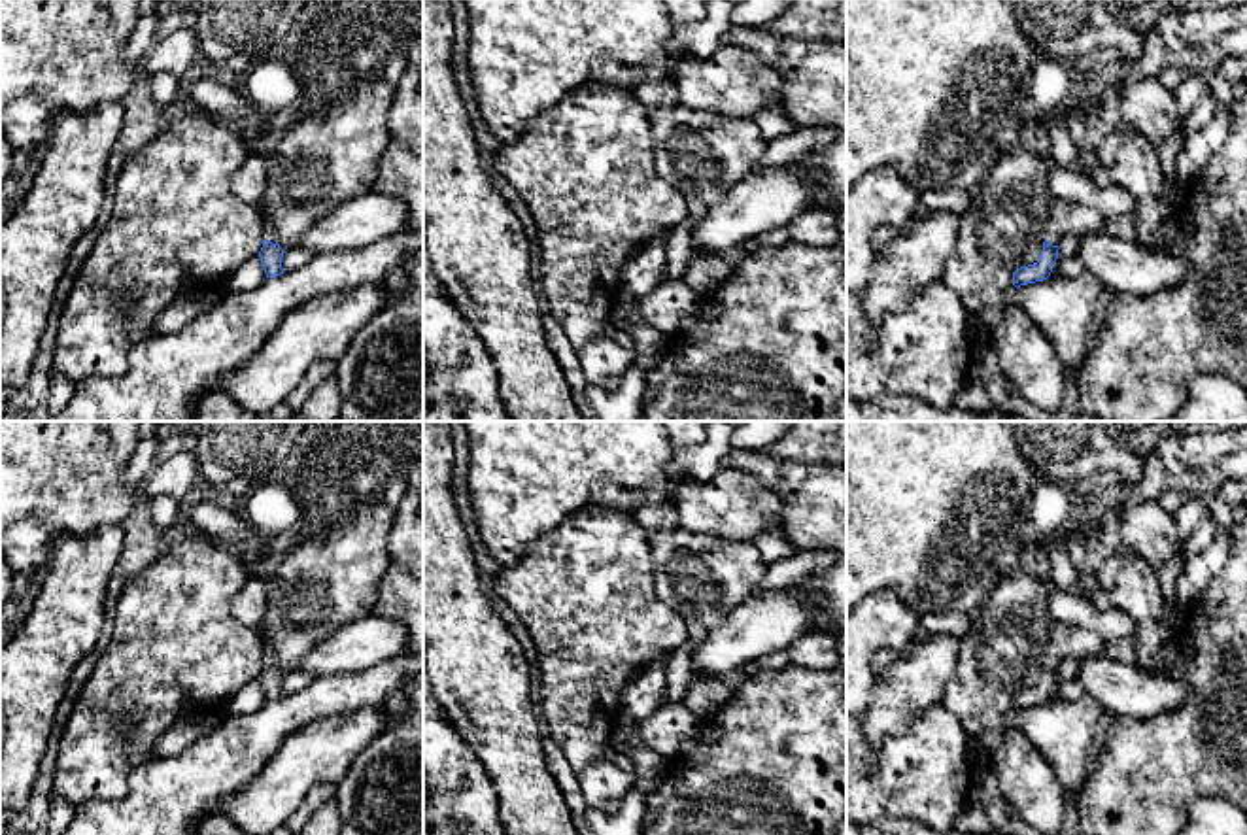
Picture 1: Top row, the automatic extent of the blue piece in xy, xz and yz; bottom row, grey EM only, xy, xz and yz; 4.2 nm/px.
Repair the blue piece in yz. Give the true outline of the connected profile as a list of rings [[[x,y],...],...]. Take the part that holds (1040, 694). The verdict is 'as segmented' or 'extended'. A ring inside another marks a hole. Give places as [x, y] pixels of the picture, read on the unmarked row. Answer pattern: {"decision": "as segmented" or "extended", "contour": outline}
{"decision": "extended", "contour": [[[1056,623],[1051,633],[1039,682],[1033,688],[1016,691],[1013,695],[1013,708],[1018,712],[1020,708],[1047,703],[1058,682],[1062,663],[1069,657],[1092,657],[1105,650],[1105,644],[1096,631]]]}

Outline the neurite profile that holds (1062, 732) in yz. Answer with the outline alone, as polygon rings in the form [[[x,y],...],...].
[[[1085,695],[1077,701],[1047,701],[1020,708],[1018,729],[1052,767],[1066,801],[1085,784],[1100,705]]]

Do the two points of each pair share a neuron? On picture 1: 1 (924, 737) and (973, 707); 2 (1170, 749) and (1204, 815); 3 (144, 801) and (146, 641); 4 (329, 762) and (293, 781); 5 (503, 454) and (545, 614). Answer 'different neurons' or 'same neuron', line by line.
1: different neurons
2: different neurons
3: different neurons
4: same neuron
5: different neurons

